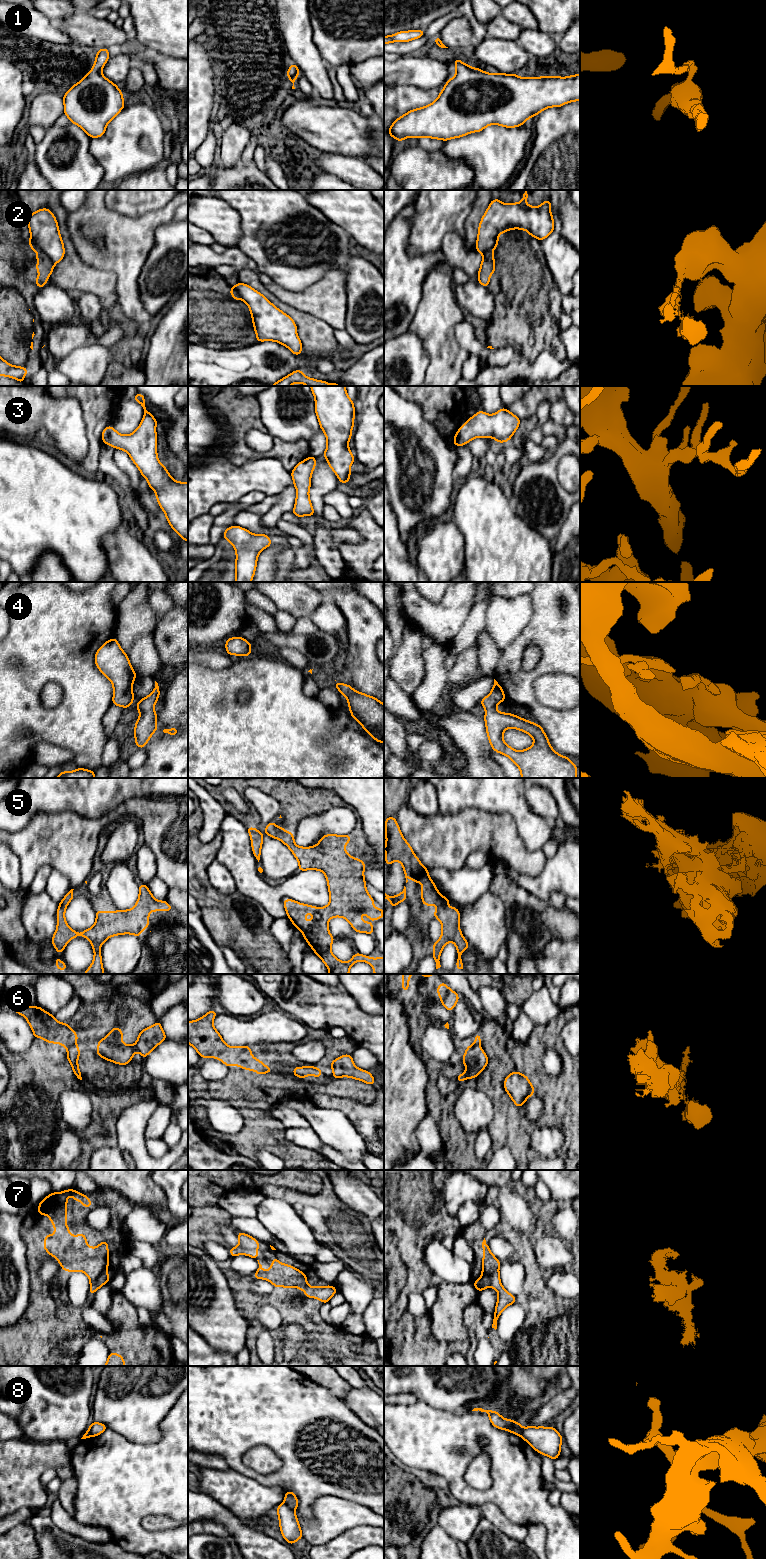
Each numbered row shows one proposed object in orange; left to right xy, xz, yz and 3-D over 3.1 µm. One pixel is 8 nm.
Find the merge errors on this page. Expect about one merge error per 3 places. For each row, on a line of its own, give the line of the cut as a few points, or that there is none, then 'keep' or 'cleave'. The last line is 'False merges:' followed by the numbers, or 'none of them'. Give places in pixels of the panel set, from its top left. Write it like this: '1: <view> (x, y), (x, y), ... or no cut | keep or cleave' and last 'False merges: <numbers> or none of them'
1: no cut | keep
2: xy (30, 237), (54, 263) | cleave
3: no cut | keep
4: no cut | keep
5: no cut | keep
6: xy (74, 1041), (67, 1048) | cleave
7: no cut | keep
8: xz (284, 1502), (294, 1510) | cleave
False merges: 2, 6, 8

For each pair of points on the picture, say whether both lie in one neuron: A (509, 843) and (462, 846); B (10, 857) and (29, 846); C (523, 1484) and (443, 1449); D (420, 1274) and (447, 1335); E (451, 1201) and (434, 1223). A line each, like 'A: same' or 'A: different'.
A: same
B: different
C: same
D: same
E: different

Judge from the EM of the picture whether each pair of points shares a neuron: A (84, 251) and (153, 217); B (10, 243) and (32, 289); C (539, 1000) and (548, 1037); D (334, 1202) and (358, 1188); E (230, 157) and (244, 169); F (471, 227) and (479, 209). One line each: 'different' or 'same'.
A: same
B: same
C: different
D: different
E: different
F: same

